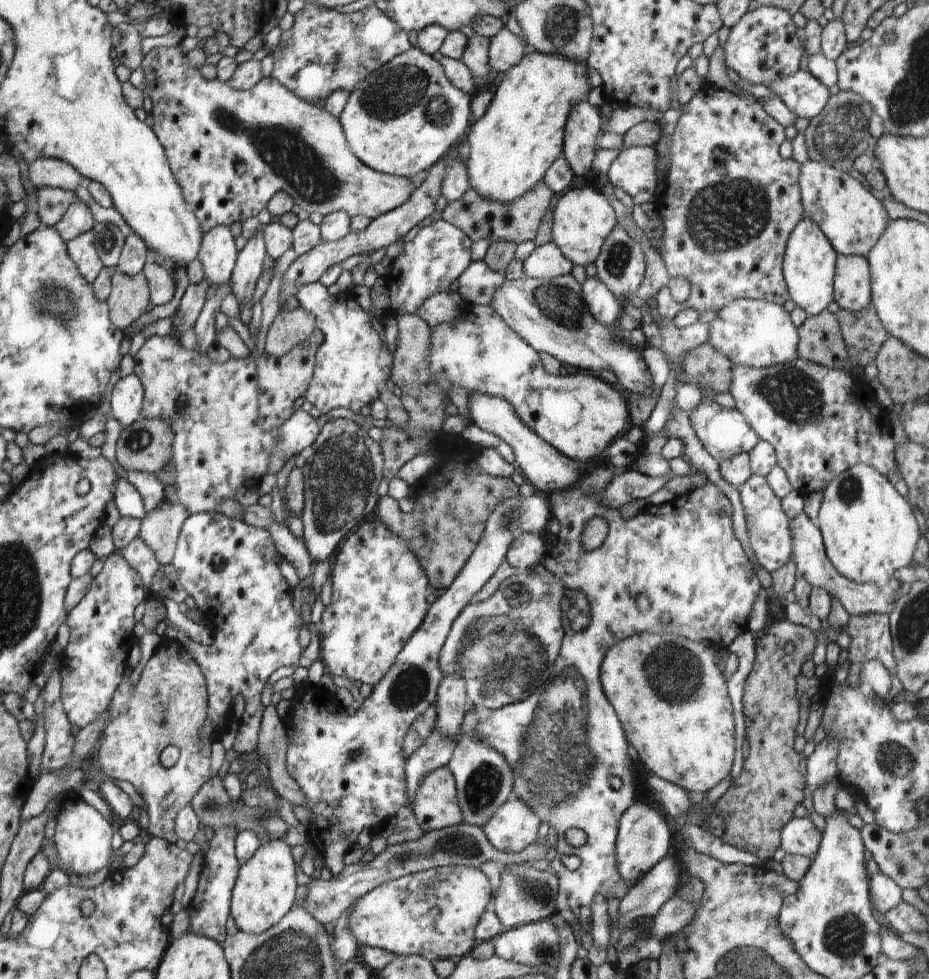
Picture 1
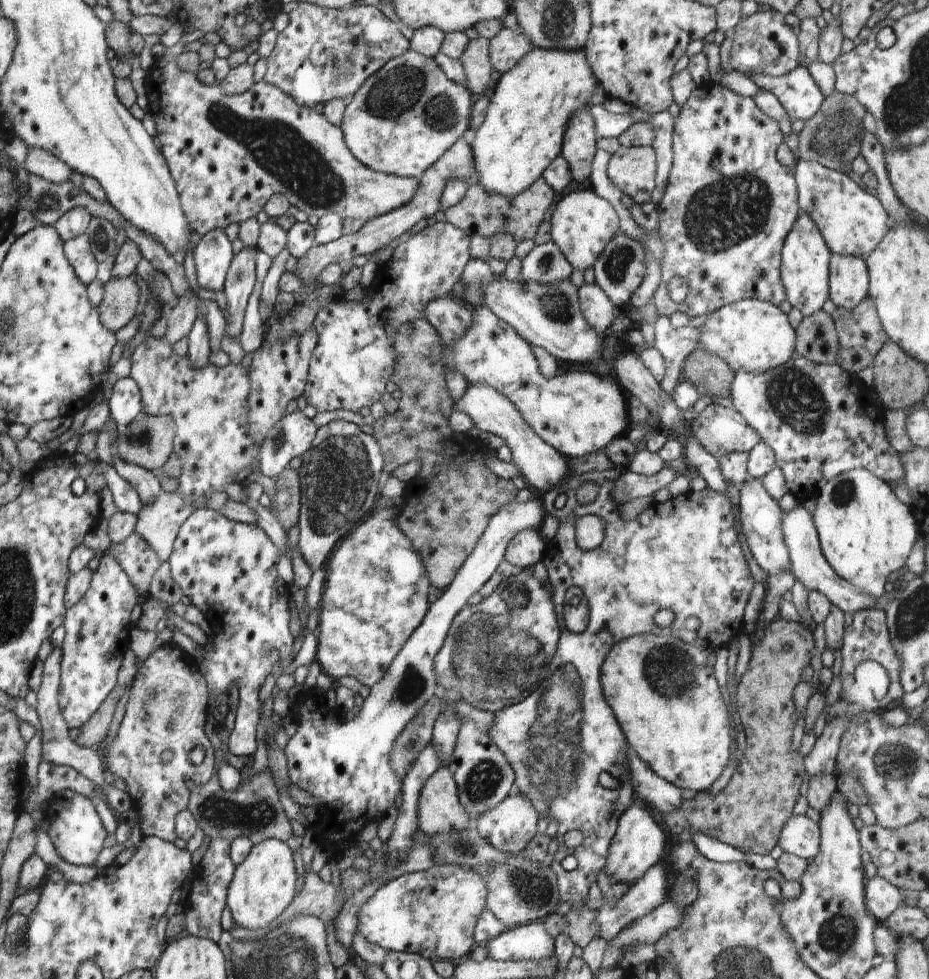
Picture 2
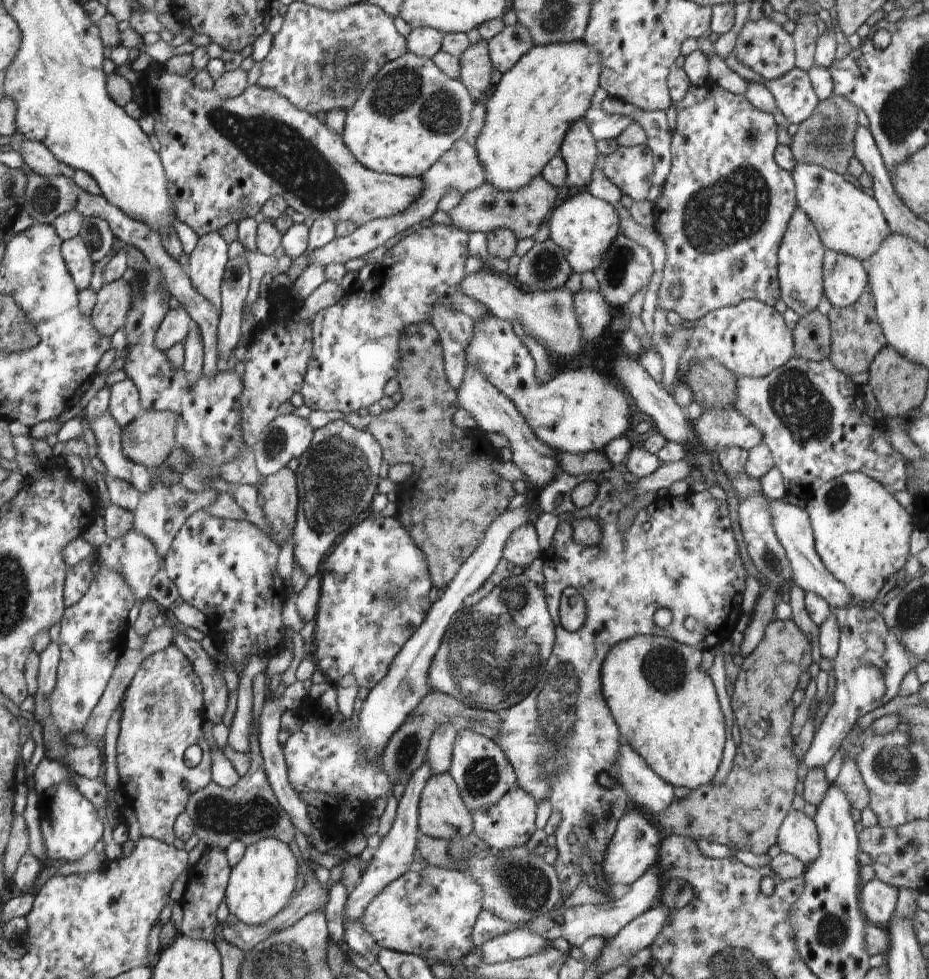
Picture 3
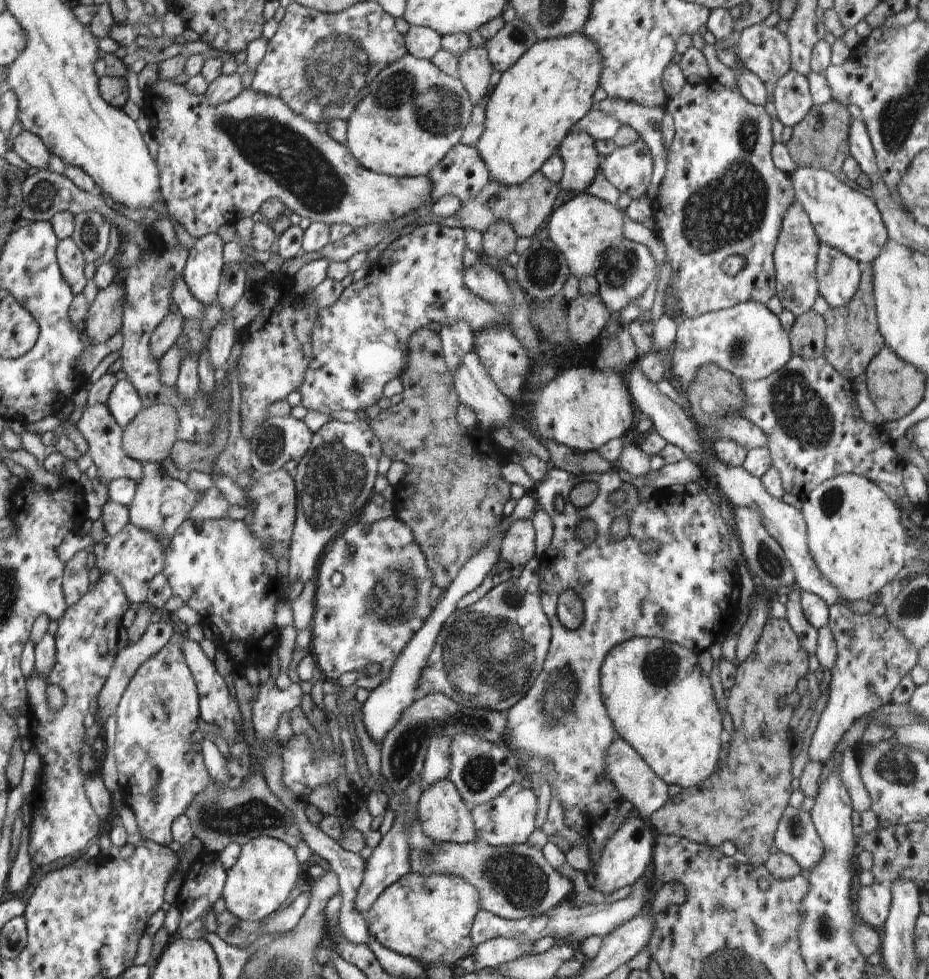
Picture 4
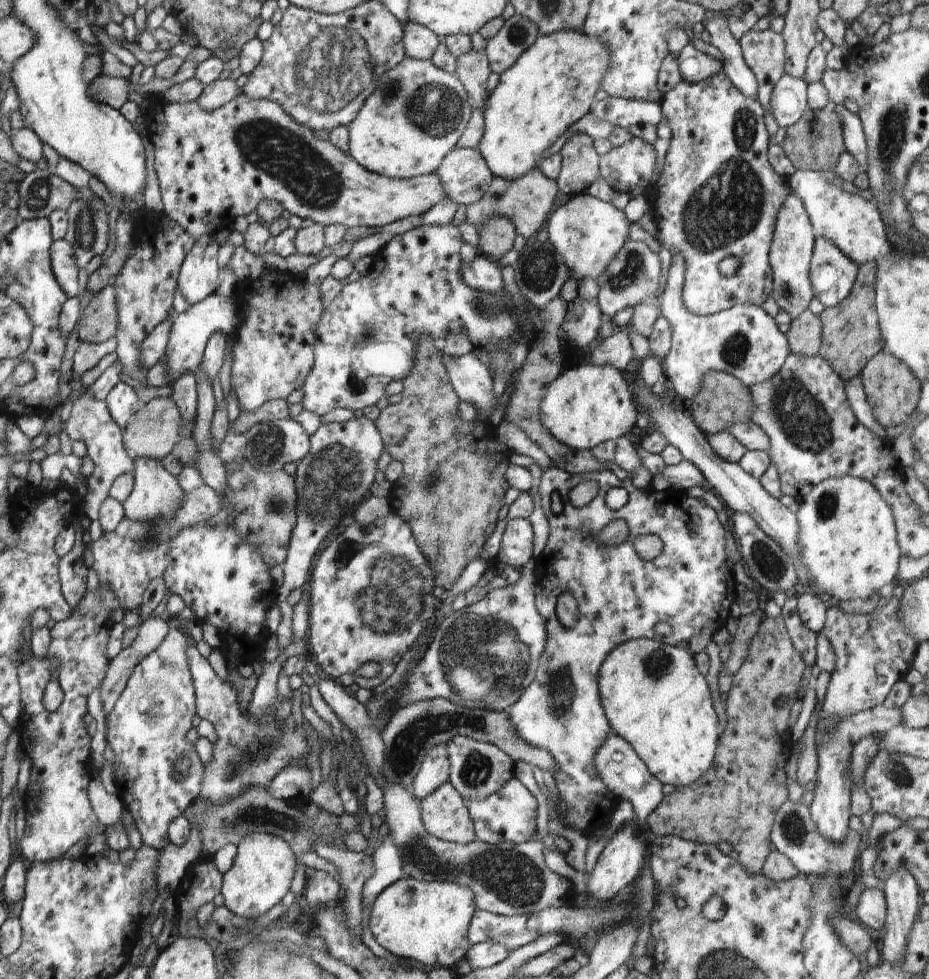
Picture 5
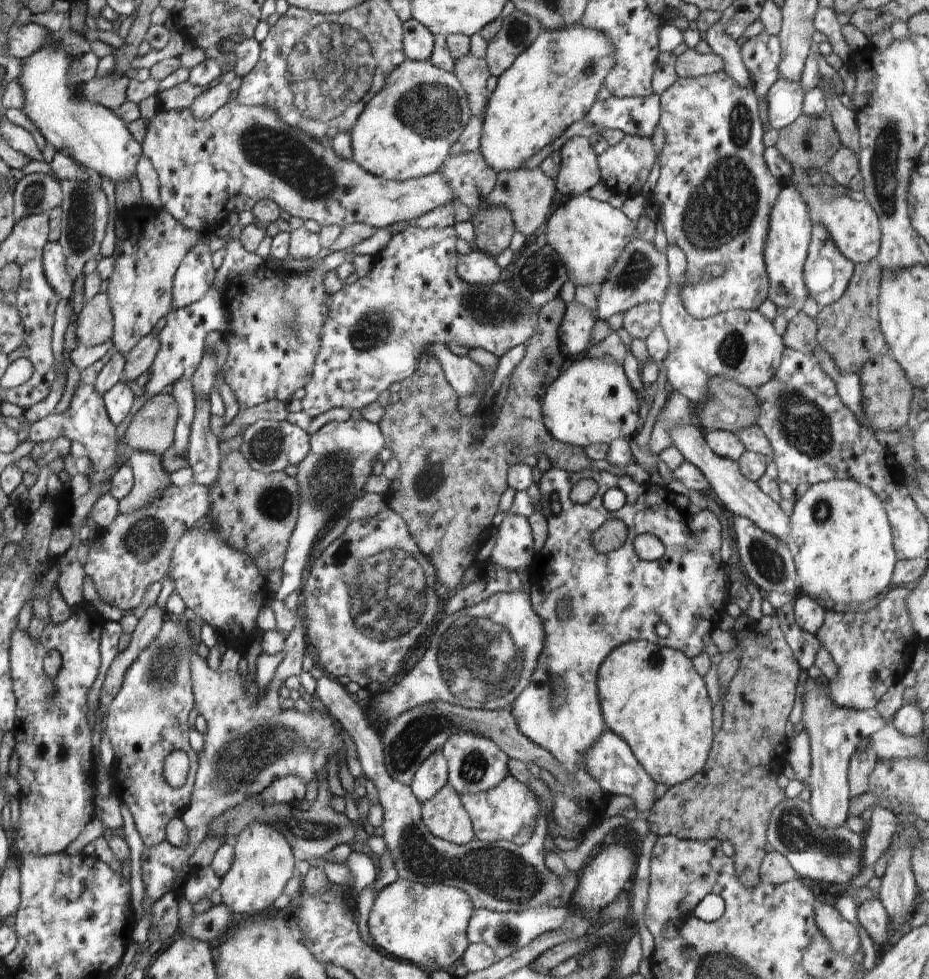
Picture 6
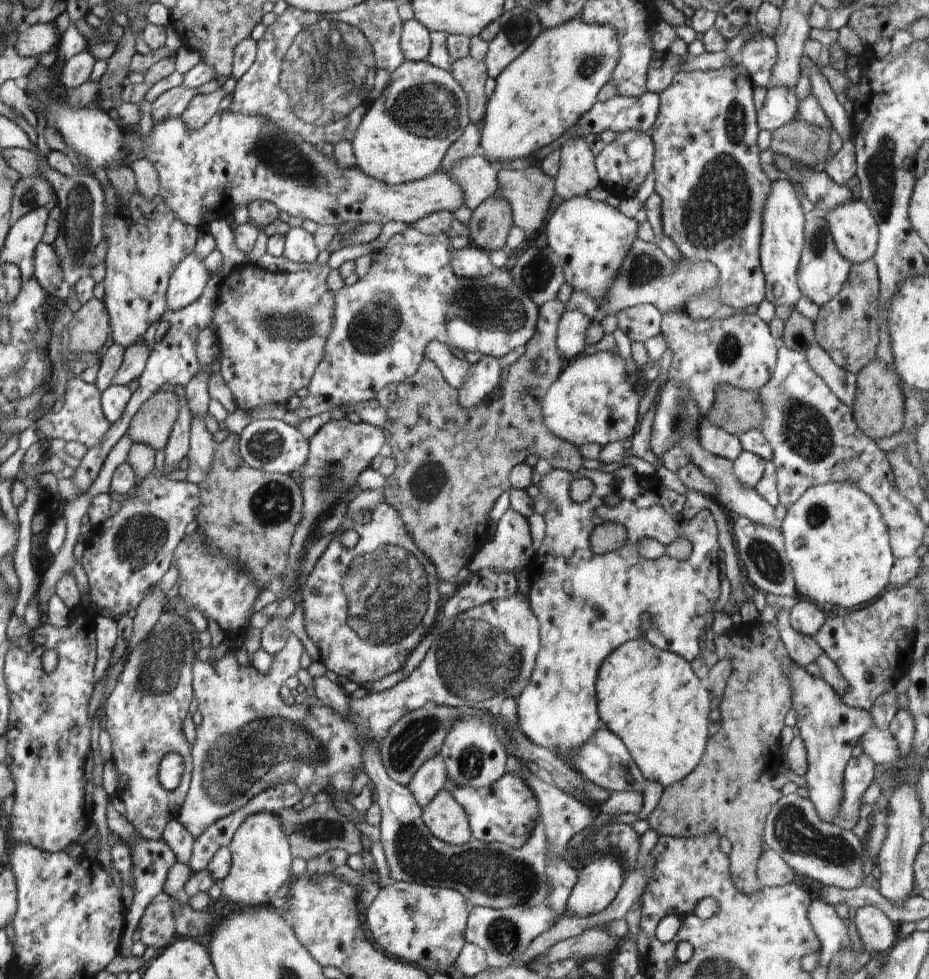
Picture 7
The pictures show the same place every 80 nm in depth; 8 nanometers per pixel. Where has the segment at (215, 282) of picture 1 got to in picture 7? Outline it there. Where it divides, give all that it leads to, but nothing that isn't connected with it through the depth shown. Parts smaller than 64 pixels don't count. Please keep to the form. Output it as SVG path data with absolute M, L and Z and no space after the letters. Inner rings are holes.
M193 252L185 256L170 278L166 296L167 308L177 311L192 304L202 294L209 278L203 260Z

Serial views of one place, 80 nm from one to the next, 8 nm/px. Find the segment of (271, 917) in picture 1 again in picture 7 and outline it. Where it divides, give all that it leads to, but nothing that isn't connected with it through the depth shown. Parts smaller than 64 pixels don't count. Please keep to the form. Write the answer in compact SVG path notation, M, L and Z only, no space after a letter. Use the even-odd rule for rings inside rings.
M262 811L244 819L228 844L232 858L228 876L222 881L221 894L238 904L239 908L270 906L271 898L282 884L291 880L293 859L287 834L276 813Z

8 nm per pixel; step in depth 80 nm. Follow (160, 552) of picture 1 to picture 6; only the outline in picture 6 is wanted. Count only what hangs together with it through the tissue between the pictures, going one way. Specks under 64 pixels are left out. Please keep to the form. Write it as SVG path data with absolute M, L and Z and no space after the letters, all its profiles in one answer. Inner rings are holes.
M132 451L127 463L133 470L133 487L118 501L119 514L129 513L149 504L154 495L160 496L162 490L171 483L161 464L161 458L153 452Z

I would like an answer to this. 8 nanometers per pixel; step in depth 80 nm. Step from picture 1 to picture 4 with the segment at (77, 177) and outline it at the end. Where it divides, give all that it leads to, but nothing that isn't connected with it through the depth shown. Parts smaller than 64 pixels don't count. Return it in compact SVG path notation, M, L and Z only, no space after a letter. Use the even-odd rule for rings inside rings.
M22 131L10 143L10 148L30 166L30 171L48 169L50 152L32 131Z

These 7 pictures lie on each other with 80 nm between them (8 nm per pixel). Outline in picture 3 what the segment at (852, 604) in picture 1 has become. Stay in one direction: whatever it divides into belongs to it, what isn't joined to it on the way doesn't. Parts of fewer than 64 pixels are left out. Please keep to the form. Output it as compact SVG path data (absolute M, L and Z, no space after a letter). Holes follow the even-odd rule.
M768 499L767 503L772 528L782 543L791 566L791 584L802 587L804 592L810 591L818 594L826 600L832 610L854 604L851 592L839 580L836 580L834 575L828 572L828 569L821 563L822 560L814 548L814 535L808 513L796 505L785 503L782 499Z

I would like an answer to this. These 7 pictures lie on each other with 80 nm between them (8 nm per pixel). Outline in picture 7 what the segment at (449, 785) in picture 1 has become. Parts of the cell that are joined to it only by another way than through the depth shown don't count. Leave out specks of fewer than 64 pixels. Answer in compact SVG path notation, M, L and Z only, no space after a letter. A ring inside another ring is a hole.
M447 786L422 809L421 815L432 836L442 842L463 845L472 838L468 815Z

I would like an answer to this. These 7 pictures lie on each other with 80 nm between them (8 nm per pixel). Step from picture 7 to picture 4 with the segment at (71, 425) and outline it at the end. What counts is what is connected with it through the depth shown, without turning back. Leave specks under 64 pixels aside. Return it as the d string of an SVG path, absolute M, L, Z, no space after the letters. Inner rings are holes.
M87 402L80 412L78 420L74 420L75 427L86 440L89 446L89 456L91 456L97 468L97 477L92 479L93 492L84 496L85 506L88 506L86 516L93 522L101 518L101 512L104 504L109 499L108 485L117 477L128 477L136 484L140 482L143 475L142 464L133 458L127 457L122 450L123 430L118 426L114 417L110 414L106 403L93 404Z

